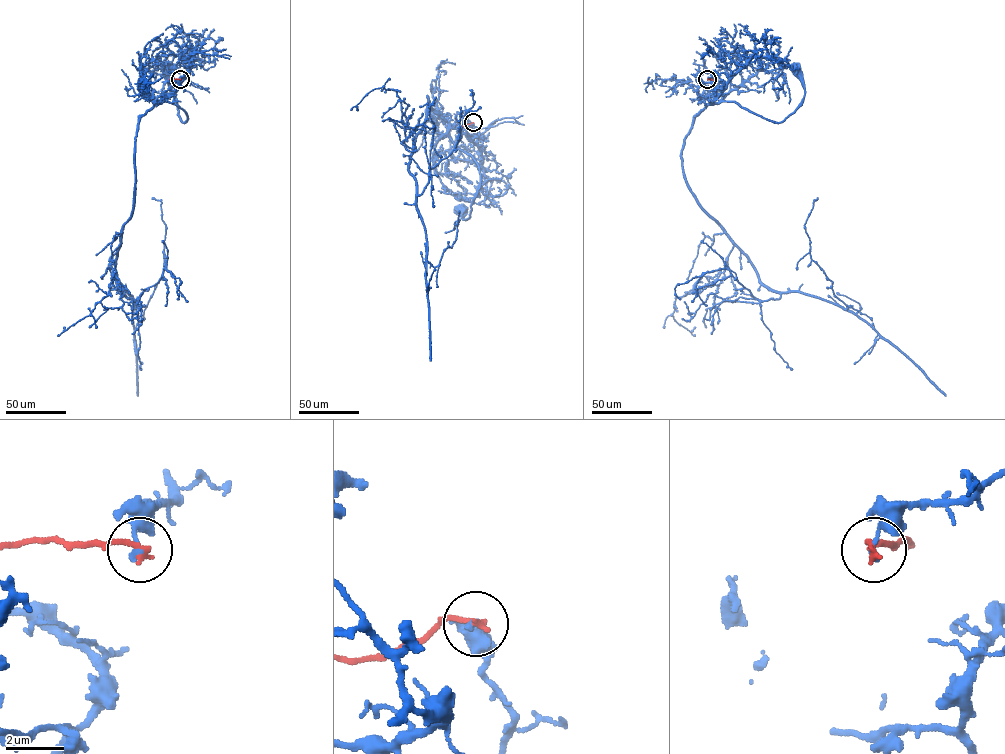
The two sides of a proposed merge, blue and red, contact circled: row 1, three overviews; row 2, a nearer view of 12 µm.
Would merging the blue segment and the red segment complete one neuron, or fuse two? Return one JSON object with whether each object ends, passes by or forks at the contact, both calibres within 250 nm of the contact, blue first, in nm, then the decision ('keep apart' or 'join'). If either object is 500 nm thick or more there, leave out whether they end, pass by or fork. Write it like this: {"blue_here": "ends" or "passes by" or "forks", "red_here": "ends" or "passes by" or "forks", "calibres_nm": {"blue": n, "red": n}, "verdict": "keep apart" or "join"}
{"blue_here": "ends", "red_here": "ends", "calibres_nm": {"blue": 190, "red": 240}, "verdict": "keep apart"}

